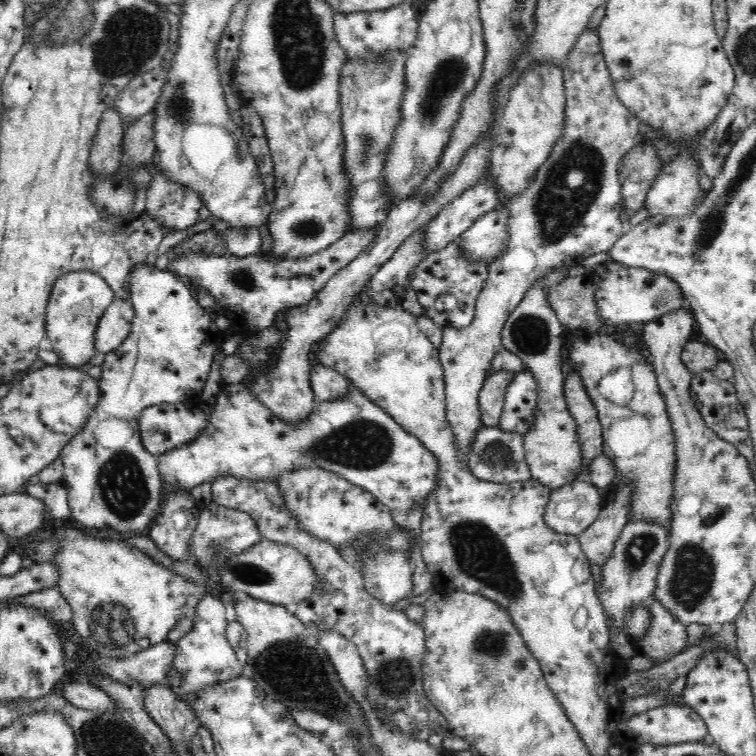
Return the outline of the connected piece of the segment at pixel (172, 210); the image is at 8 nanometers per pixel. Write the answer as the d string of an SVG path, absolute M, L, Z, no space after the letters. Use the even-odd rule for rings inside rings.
M156 172L147 187L145 210L163 230L174 232L200 222L199 209L203 206L195 190L170 182L161 172Z

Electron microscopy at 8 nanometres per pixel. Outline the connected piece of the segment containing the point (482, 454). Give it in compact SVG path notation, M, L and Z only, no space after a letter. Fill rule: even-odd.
M480 425L467 454L467 465L478 480L496 484L524 482L531 479L531 472L526 462L523 435L517 432L504 432L500 427Z

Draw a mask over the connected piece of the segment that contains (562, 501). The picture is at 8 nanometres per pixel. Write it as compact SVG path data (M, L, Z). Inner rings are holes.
M576 479L551 489L545 508L545 524L559 535L577 537L596 522L603 507L600 489Z

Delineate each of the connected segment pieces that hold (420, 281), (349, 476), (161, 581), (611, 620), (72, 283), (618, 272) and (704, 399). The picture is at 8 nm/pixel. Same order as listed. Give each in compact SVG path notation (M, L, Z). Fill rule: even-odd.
M460 237L443 250L426 255L418 266L410 272L408 284L416 291L417 299L425 316L438 324L440 328L466 328L474 321L478 295L484 289L489 276L489 265L486 263L468 261L460 251ZM452 296L456 306L435 306L440 298Z
M221 382L209 424L200 436L187 445L157 455L156 459L160 476L170 488L190 491L203 482L212 483L218 477L235 476L254 482L276 481L282 472L317 466L341 474L342 478L367 490L388 508L405 511L425 505L426 497L435 487L438 472L438 461L434 454L352 384L350 393L342 399L317 402L313 411L303 421L288 423L270 413L270 409L260 402L245 382Z
M59 527L53 530L51 537L60 544L51 562L57 564L59 572L57 587L74 611L73 630L83 640L82 645L99 656L132 656L166 641L168 632L178 620L195 615L199 598L206 594L199 582L178 576L173 568L165 567L140 549L114 536L101 537L98 533L86 533L86 530Z
M629 521L623 528L610 558L601 566L601 580L596 592L602 603L607 627L614 626L626 633L624 618L626 612L638 604L649 602L656 588L658 566L669 546L669 529L650 521Z
M79 271L60 276L54 284L45 315L45 334L59 358L69 367L82 366L95 356L94 332L98 320L115 300L115 292L100 275Z
M609 260L603 265L588 273L591 285L594 286L594 297L598 304L600 317L604 326L643 325L675 311L688 311L693 313L686 303L680 286L664 274L657 274L646 268L623 266L618 262Z
M704 370L695 374L691 381L690 393L704 422L722 439L736 445L749 437L749 424L744 403L736 395L736 386L732 380L721 380L713 370Z

